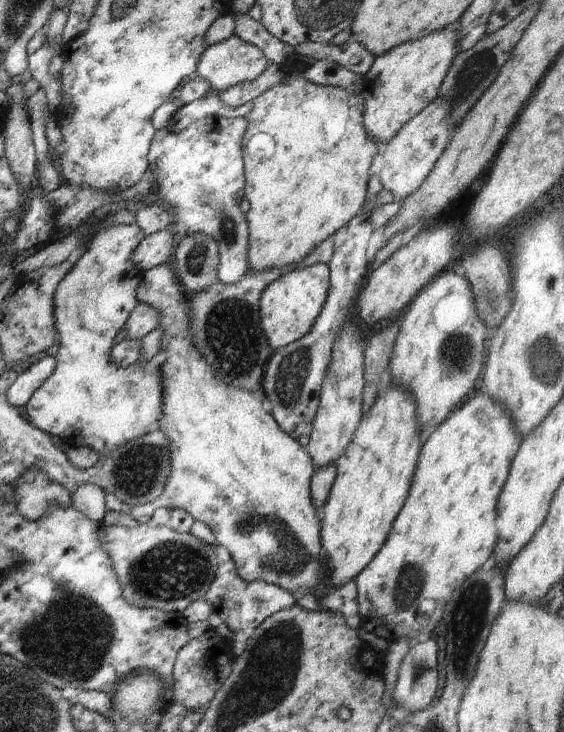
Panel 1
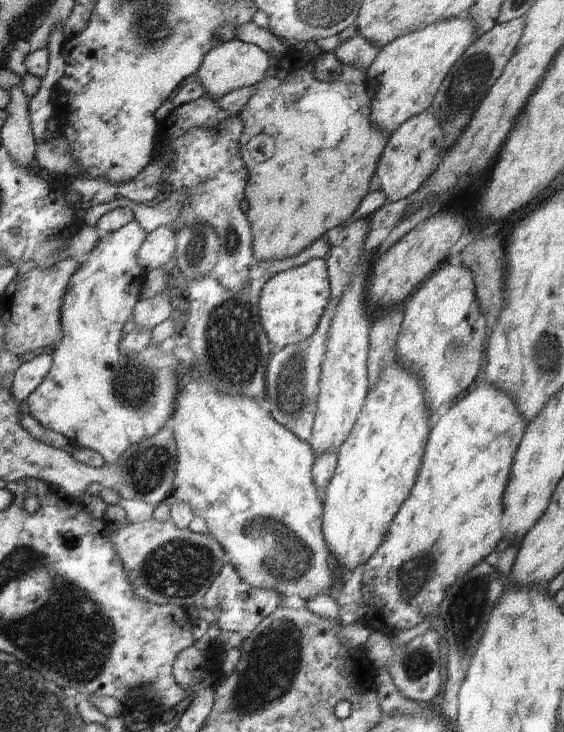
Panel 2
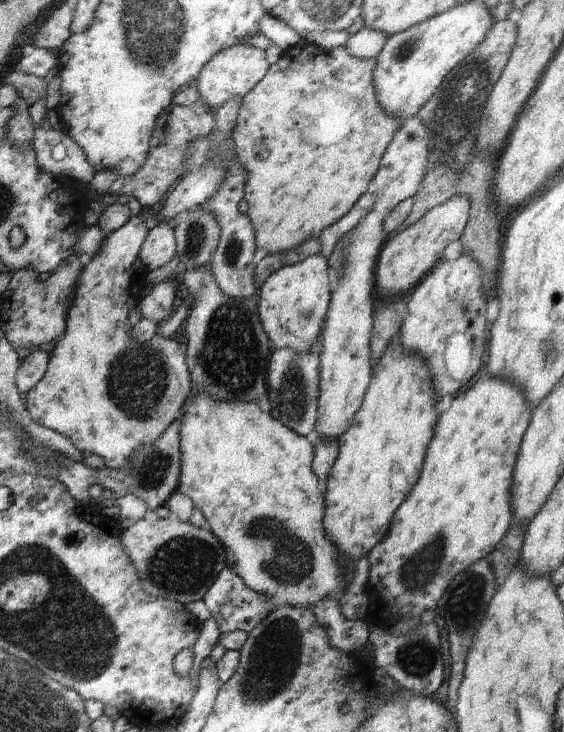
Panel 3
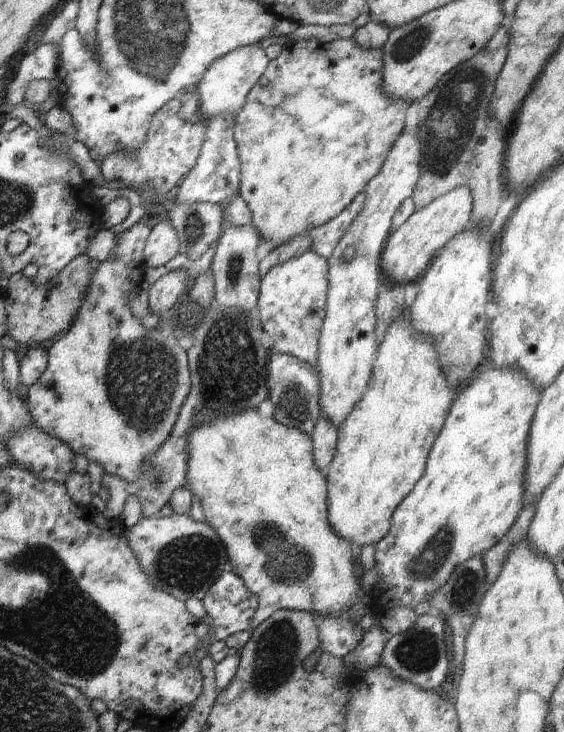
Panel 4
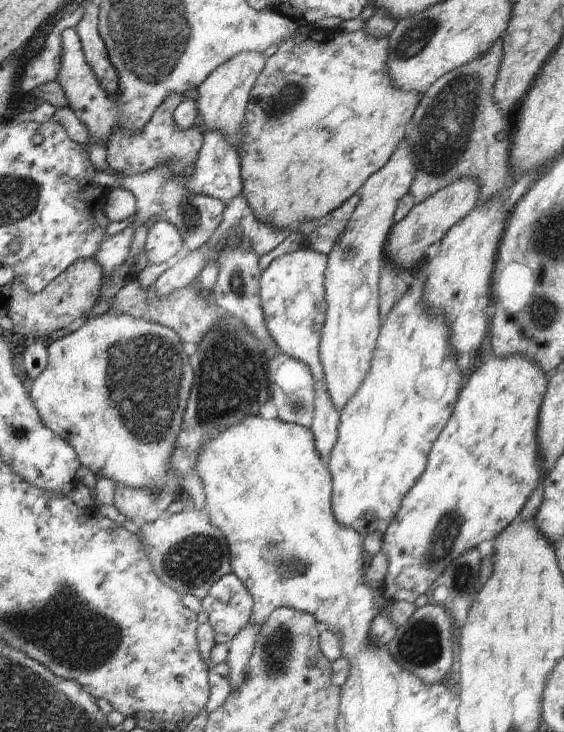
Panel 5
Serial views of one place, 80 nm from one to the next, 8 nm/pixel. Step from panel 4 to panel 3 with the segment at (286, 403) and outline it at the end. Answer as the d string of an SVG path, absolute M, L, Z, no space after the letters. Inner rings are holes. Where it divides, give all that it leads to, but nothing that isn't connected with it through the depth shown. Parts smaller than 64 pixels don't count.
M320 339L317 340L316 344L308 350L308 352L294 352L294 350L290 350L290 348L284 348L280 350L273 350L269 359L269 370L267 375L267 390L268 395L267 399L270 401L270 406L272 406L272 410L270 410L269 414L275 419L278 420L281 424L284 424L287 428L290 428L296 434L300 434L303 438L306 438L313 446L320 438L318 432L316 432L316 422L318 416L318 396L319 396L319 363L320 363Z

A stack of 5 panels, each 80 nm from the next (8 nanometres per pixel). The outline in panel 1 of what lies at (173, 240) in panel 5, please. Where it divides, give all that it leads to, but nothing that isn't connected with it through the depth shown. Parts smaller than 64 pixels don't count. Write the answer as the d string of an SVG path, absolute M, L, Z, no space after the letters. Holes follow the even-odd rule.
M168 230L155 232L146 237L133 250L132 260L136 270L144 272L154 266L165 263L172 252L173 236Z

